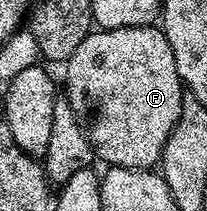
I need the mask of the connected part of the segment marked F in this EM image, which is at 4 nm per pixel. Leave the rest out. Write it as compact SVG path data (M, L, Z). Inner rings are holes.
M160 26L94 29L81 42L79 49L75 49L66 67L69 68L65 71L63 91L69 94L66 95L67 101L74 111L84 113L92 107L101 110L93 128L90 126L87 131L94 156L109 167L130 167L136 171L156 168L160 164L163 147L179 121L183 98L179 69L175 65L171 45Z

